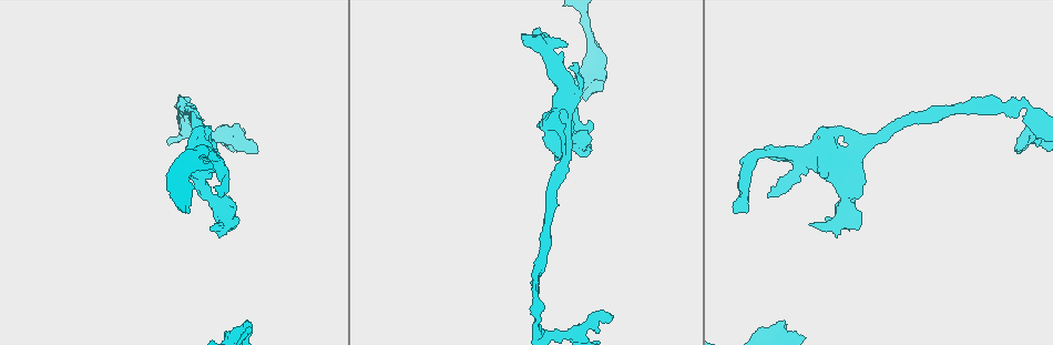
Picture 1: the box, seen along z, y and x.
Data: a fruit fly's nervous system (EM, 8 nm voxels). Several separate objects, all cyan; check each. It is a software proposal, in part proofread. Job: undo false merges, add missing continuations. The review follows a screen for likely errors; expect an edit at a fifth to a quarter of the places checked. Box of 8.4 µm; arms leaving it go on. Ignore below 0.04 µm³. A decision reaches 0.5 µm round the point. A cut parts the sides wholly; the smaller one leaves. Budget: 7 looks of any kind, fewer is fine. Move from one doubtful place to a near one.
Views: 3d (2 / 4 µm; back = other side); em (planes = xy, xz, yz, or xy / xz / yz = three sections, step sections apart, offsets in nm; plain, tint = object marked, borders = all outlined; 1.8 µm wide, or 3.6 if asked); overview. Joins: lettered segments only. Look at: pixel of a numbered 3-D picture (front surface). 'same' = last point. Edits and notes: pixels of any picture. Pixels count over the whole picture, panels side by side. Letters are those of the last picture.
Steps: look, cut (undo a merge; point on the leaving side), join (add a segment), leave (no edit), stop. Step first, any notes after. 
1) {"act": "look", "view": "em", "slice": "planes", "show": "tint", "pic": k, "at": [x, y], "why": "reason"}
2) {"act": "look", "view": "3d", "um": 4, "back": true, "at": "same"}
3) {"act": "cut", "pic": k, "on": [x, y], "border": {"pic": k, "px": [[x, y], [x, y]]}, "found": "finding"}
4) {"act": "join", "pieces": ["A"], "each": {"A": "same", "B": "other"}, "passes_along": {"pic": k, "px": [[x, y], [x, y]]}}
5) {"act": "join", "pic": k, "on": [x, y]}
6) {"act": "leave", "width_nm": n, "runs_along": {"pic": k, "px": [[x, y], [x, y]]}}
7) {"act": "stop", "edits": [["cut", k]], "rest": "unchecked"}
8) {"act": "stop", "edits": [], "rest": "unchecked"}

{"act": "look", "view": "3d", "um": 4, "pic": 1, "at": [1037, 119], "why": "branch point"}

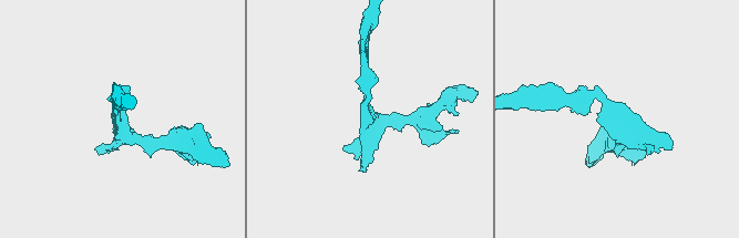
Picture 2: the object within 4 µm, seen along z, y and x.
{"act": "look", "view": "em", "slice": "xz", "step": 4, "show": "tint", "pic": 2, "at": [618, 122]}

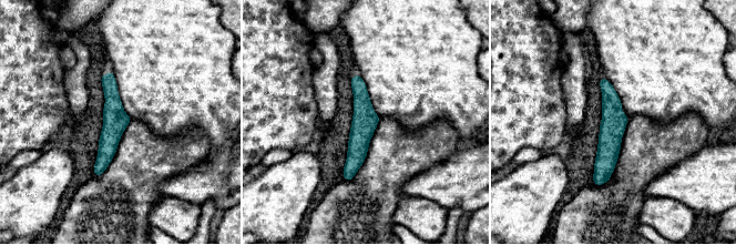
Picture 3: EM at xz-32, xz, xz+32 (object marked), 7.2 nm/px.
{"act": "look", "view": "em", "slice": "planes", "show": "borders", "at": "same", "why": "another direction"}

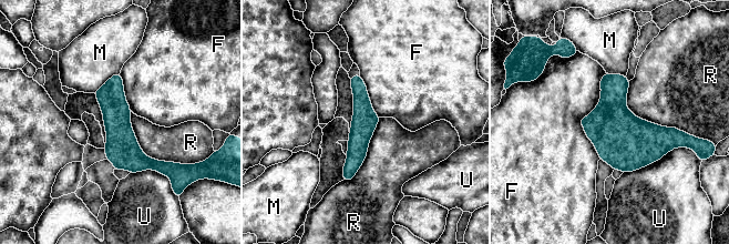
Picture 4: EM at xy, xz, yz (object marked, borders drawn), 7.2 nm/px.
{"act": "leave", "width_nm": 180, "each": {"F": "other", "M": "other", "R": "other", "U": "other"}, "border": {"pic": 4, "px": [[628, 81], [634, 114], [689, 134]]}, "found": "one cell here"}

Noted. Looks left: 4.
{"act": "look", "view": "em", "slice": "yz", "step": 4, "show": "tint", "pic": 1, "at": [208, 130], "why": "free end"}

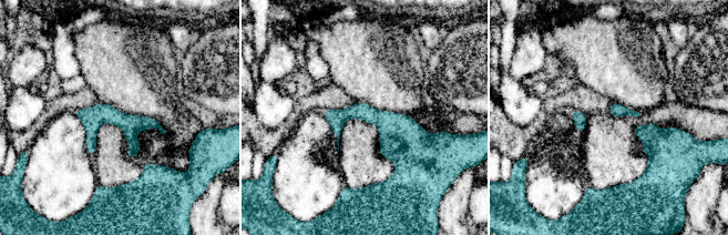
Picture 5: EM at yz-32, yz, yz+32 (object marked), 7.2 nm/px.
{"act": "look", "view": "em", "slice": "yz", "step": 4, "show": "borders", "at": "same", "why": "see the neighbours"}

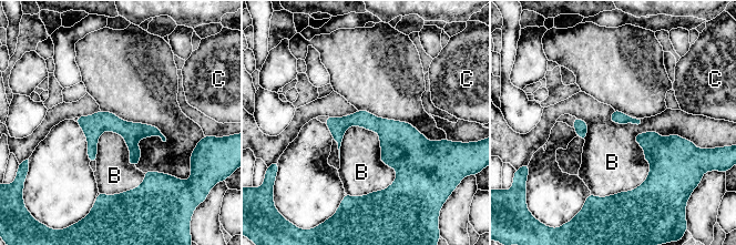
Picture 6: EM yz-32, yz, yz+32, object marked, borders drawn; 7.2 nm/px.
{"act": "leave", "each": {"B": "other", "C": "other"}, "runs_along": {"pic": 6, "px": [[80, 120], [156, 131], [164, 141]]}, "found": "no lettered segment goes on from it"}

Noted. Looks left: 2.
{"act": "look", "view": "em", "slice": "xy", "step": 4, "show": "tint", "pic": 1, "at": [223, 216], "why": "abrupt turn"}

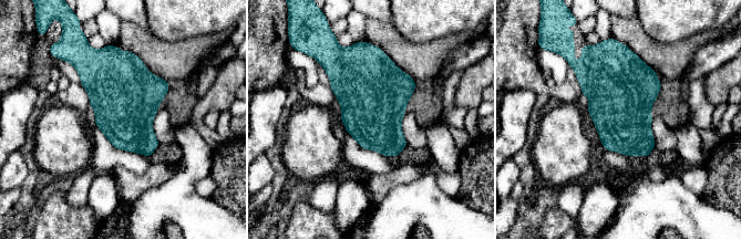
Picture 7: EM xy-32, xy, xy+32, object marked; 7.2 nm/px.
{"act": "look", "view": "em", "slice": "planes", "show": "borders", "at": "same", "why": "cut it another way"}

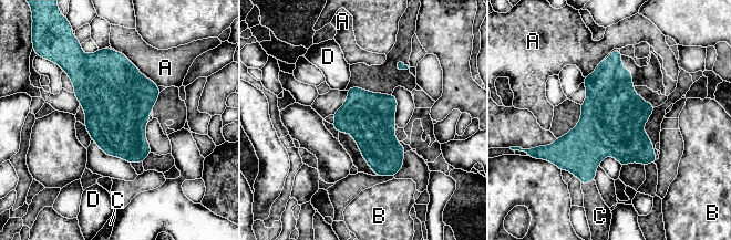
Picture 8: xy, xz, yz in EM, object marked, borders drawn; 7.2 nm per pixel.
{"act": "join", "pieces": ["C"], "each": {"A": "other", "B": "other", "C": "same", "D": "other"}, "passes_along": {"pic": 8, "px": [[580, 150], [587, 183], [598, 214]]}, "found": "it goes on there"}

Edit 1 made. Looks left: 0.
{"act": "stop", "edits": [["join", 8]], "rest": "unchecked"}

